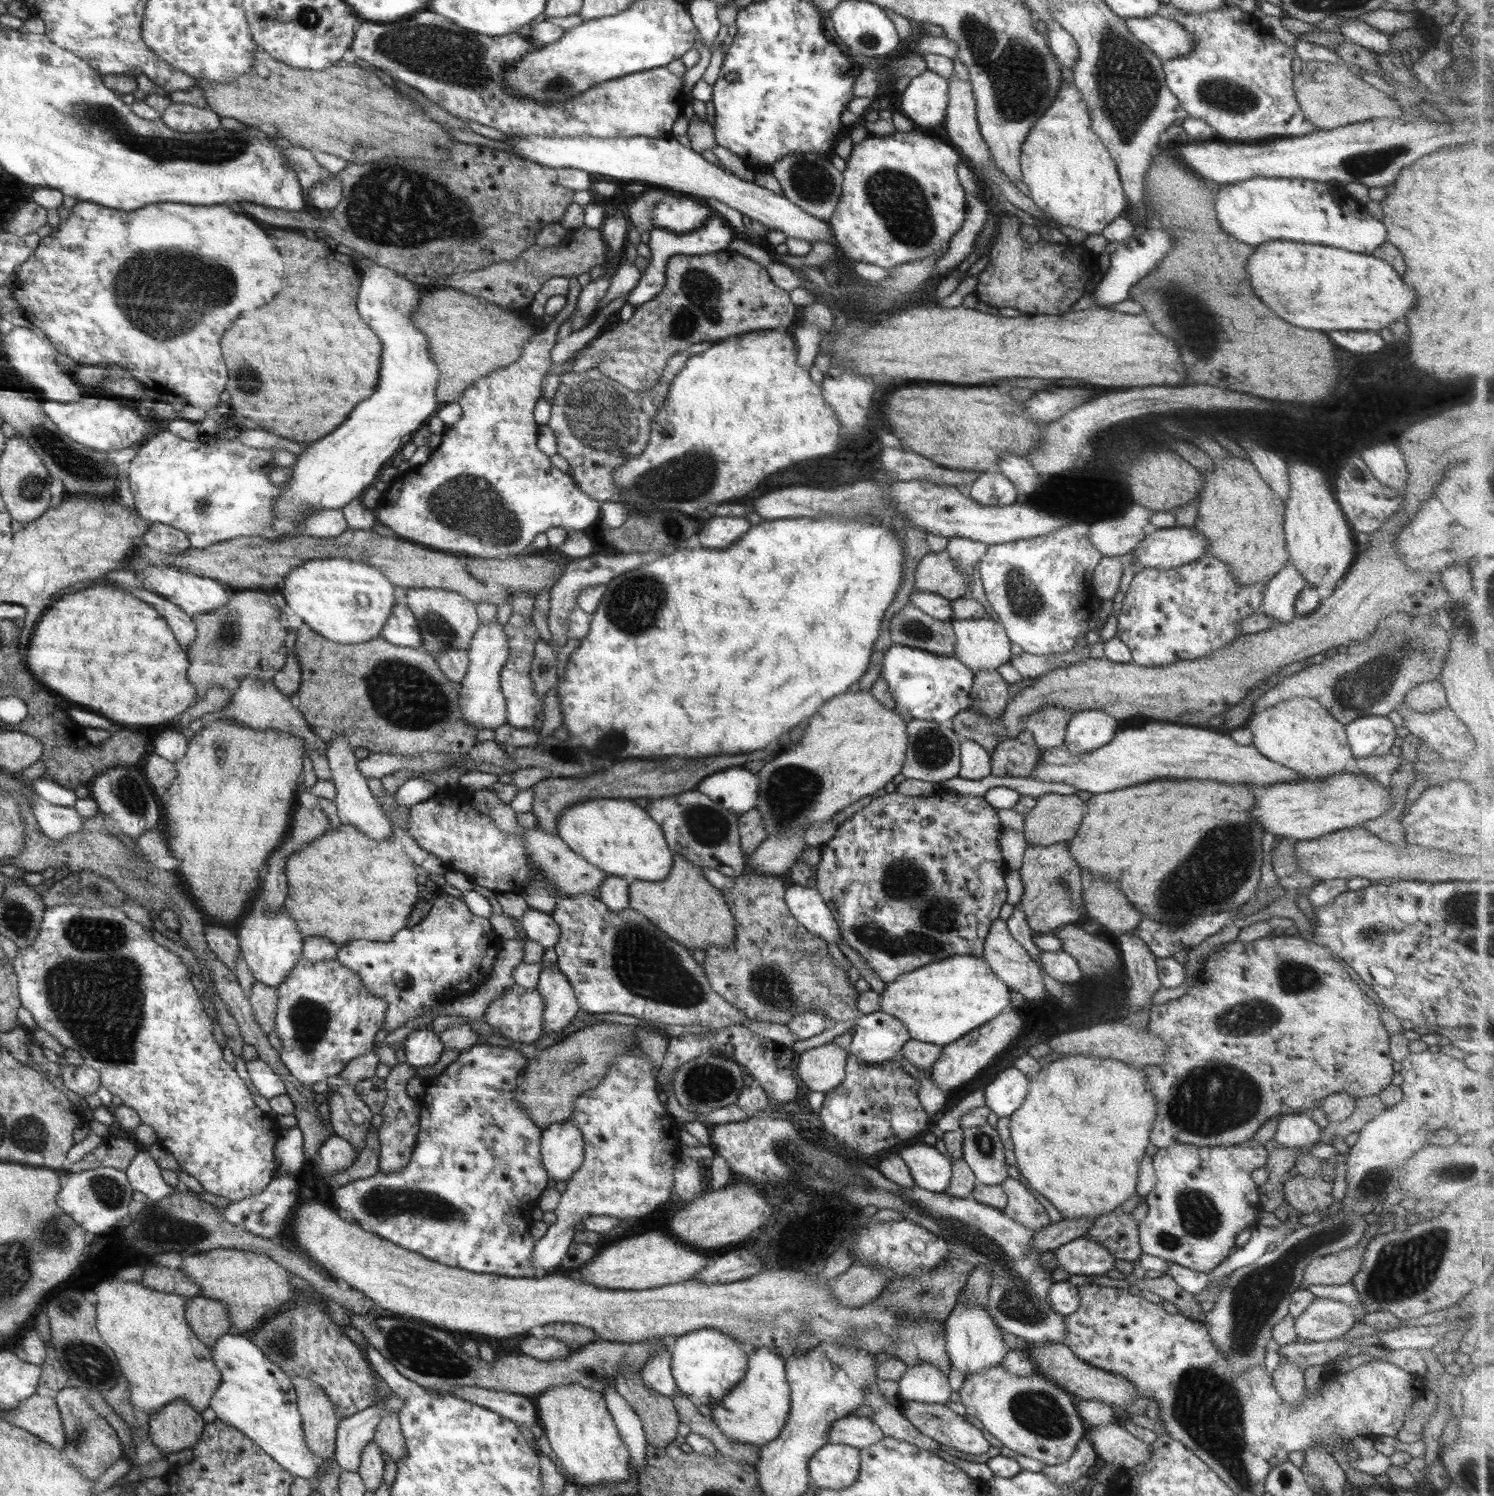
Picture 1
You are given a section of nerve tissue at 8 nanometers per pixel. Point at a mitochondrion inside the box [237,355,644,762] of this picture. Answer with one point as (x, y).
(406, 695)

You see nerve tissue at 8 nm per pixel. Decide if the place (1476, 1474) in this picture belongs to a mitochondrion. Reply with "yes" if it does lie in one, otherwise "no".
yes

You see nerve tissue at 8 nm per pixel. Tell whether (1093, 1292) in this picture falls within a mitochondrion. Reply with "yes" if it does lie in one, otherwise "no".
no

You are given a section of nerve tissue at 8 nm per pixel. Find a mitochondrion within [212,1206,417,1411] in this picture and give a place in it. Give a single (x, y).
(275, 1345)

